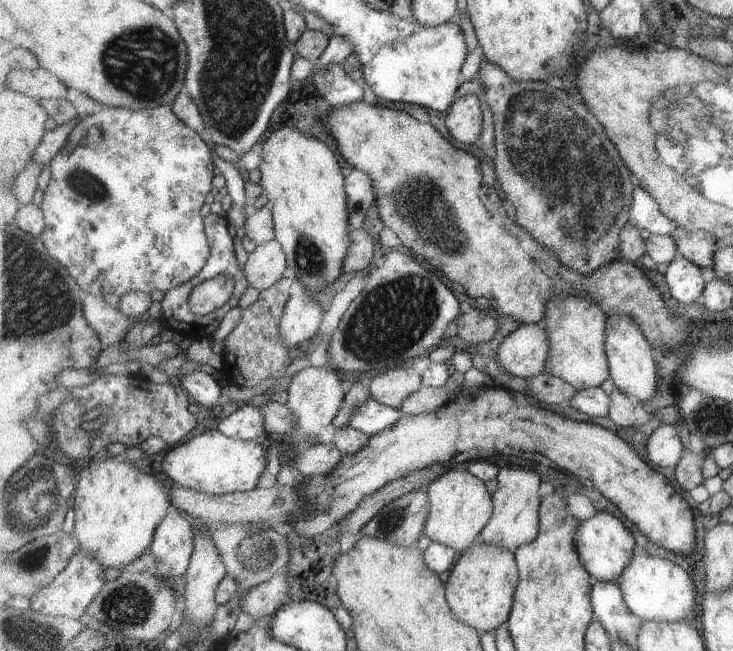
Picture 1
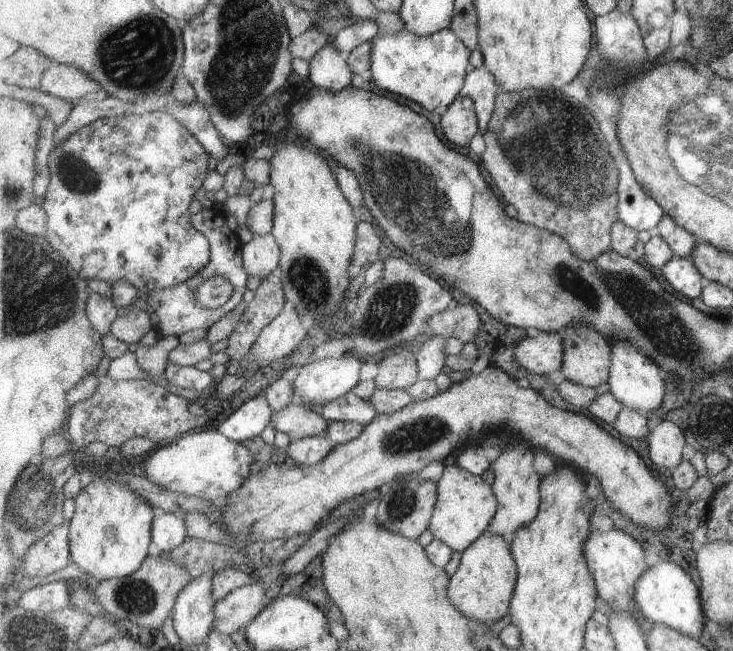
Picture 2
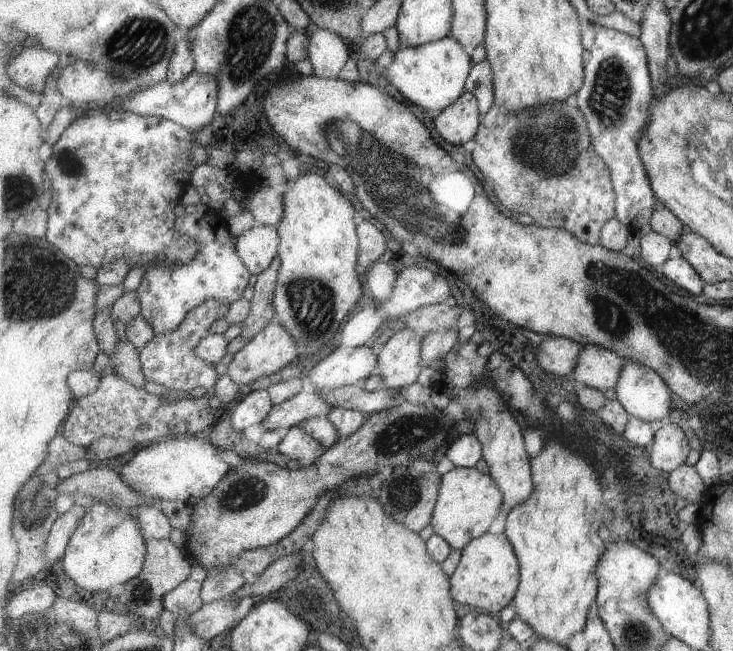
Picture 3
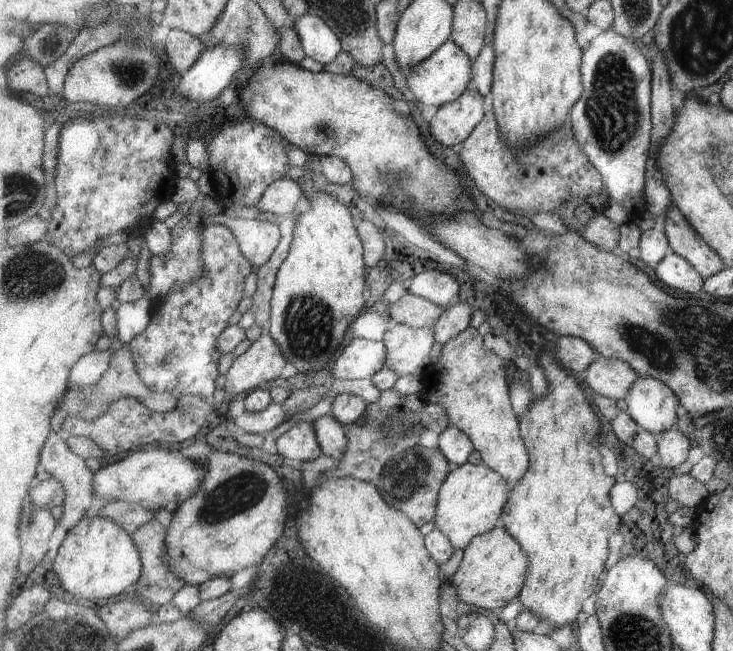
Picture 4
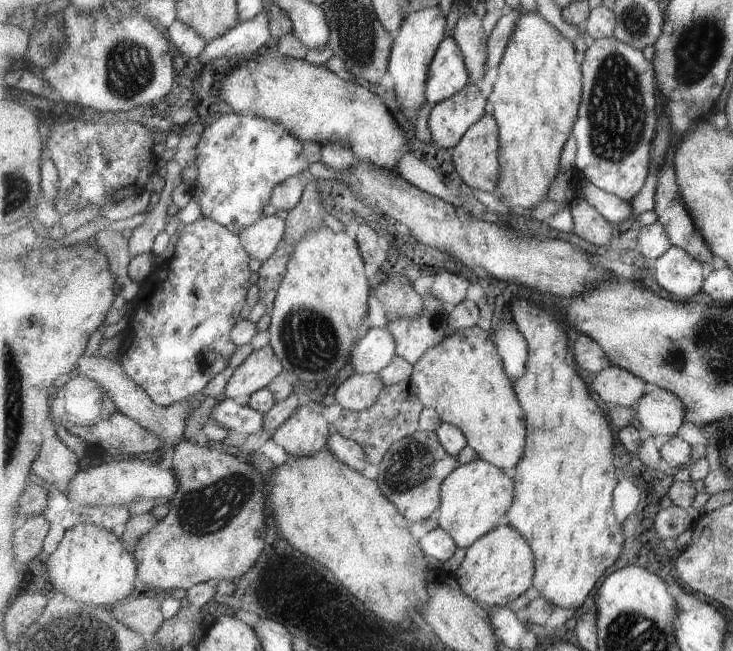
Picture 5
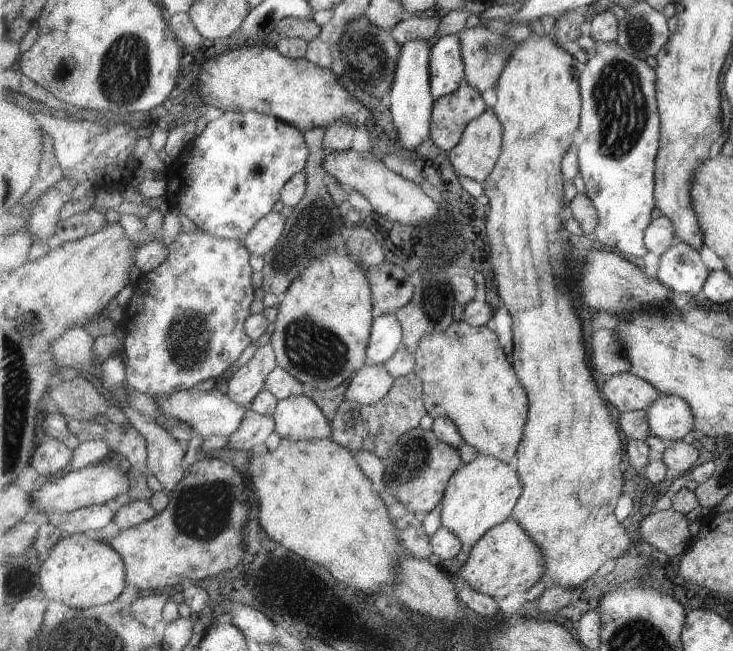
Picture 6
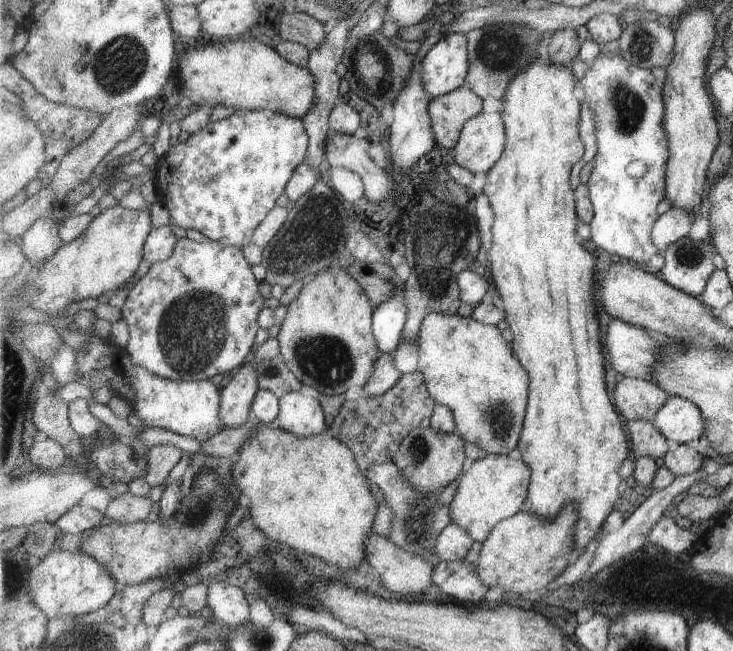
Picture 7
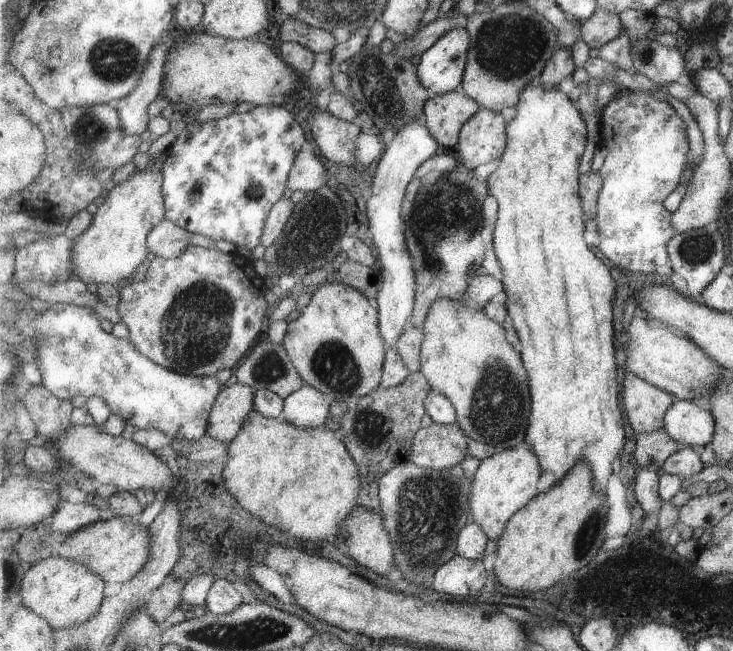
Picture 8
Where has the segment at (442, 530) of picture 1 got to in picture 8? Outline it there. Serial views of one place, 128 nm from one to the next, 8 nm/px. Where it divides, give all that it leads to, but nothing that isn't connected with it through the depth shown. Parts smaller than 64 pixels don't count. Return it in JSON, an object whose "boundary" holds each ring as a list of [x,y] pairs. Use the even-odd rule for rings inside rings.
{"boundary":[[[531,448],[504,450],[482,460],[473,475],[470,509],[475,523],[479,523],[489,538],[499,541],[508,522],[525,508],[544,489],[544,470]]]}

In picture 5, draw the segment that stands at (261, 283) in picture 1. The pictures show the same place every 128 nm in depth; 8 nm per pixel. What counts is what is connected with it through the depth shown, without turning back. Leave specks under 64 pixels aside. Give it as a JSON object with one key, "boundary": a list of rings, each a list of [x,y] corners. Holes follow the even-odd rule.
{"boundary":[[[275,215],[264,216],[246,228],[240,237],[250,256],[264,262],[275,254],[286,228],[286,219]]]}

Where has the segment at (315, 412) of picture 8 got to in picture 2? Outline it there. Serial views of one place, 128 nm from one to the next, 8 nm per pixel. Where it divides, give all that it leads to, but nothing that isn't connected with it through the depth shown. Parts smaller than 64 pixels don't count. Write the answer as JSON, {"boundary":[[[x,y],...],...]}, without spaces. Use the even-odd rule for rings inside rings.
{"boundary":[[[305,437],[291,440],[286,450],[299,465],[313,466],[324,461],[328,454],[335,448],[336,442],[330,437]]]}

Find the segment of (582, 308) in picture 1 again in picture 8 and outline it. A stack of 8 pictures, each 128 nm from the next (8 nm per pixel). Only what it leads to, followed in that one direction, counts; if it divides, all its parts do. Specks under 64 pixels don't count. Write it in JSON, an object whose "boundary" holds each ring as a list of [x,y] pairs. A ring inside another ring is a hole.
{"boundary":[[[629,374],[624,394],[624,408],[636,435],[663,429],[667,410],[678,400],[673,393],[635,374]]]}

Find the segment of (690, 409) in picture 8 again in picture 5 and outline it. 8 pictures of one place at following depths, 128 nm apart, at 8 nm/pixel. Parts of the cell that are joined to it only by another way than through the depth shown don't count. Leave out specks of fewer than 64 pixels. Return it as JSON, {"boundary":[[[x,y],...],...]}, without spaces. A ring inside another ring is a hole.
{"boundary":[[[648,384],[647,392],[642,396],[642,400],[637,404],[636,419],[645,430],[649,431],[651,436],[668,436],[669,438],[677,436],[679,429],[686,421],[686,406],[674,392],[652,386]]]}

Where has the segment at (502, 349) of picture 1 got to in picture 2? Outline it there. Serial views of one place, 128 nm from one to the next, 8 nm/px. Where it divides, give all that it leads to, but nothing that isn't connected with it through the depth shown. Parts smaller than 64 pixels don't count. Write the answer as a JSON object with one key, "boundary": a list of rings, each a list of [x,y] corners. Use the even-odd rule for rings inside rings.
{"boundary":[[[540,332],[537,337],[523,338],[515,347],[513,358],[520,368],[549,378],[563,368],[565,344],[562,333]]]}

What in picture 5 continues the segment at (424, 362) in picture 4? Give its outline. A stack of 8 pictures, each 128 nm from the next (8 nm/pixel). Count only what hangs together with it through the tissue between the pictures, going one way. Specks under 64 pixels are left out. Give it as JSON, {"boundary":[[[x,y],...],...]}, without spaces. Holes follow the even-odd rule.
{"boundary":[[[426,293],[423,298],[424,307],[417,318],[403,317],[387,324],[396,340],[396,354],[405,357],[411,364],[415,364],[427,349],[437,346],[451,332],[448,323],[451,308],[436,299],[433,293]]]}

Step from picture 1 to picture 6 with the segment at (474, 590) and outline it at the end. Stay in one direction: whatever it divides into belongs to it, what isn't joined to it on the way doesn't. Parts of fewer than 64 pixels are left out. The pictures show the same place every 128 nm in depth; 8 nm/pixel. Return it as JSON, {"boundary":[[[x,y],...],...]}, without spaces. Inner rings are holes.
{"boundary":[[[511,518],[486,532],[470,550],[467,562],[457,577],[463,577],[477,591],[492,597],[509,596],[513,592],[523,595],[545,579],[546,564],[546,556],[530,532],[517,519]]]}

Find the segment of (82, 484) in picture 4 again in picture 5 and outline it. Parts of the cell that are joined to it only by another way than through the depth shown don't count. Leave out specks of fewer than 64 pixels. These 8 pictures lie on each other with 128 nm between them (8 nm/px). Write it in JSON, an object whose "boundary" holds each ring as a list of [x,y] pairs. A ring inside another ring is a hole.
{"boundary":[[[51,432],[32,466],[32,474],[41,477],[46,483],[55,483],[66,494],[70,480],[82,468],[77,466],[80,460],[80,456],[63,439]]]}

